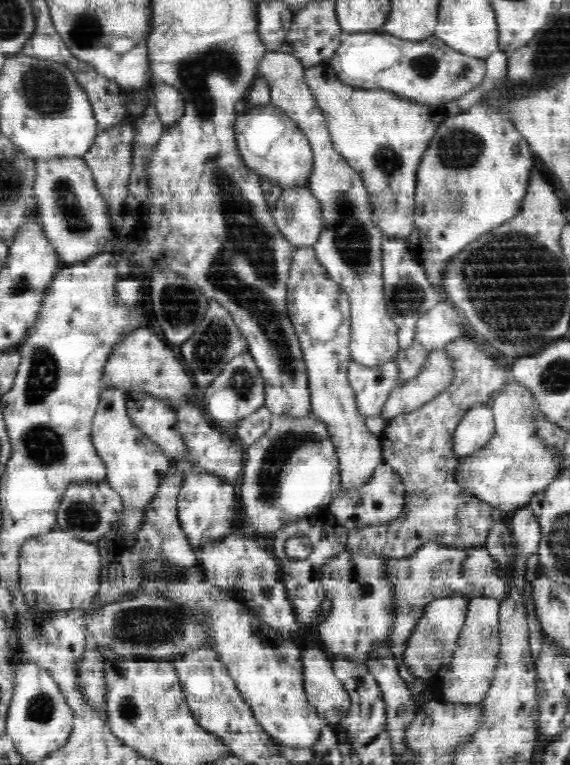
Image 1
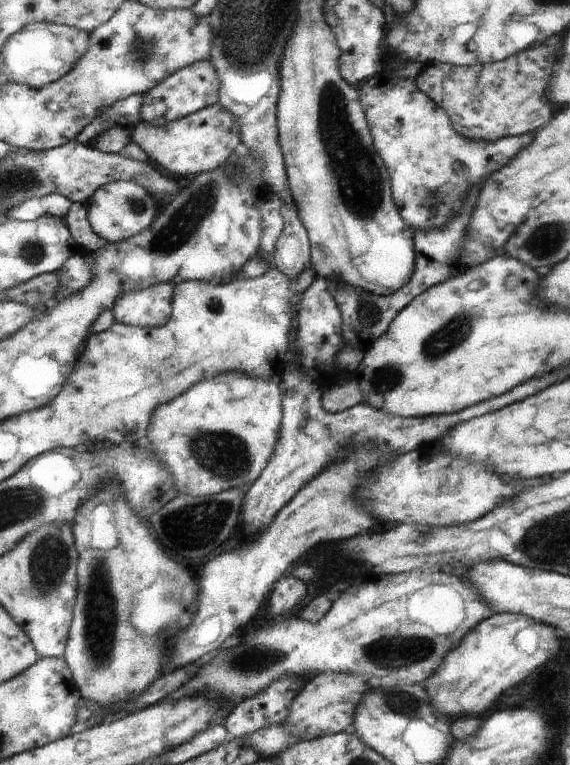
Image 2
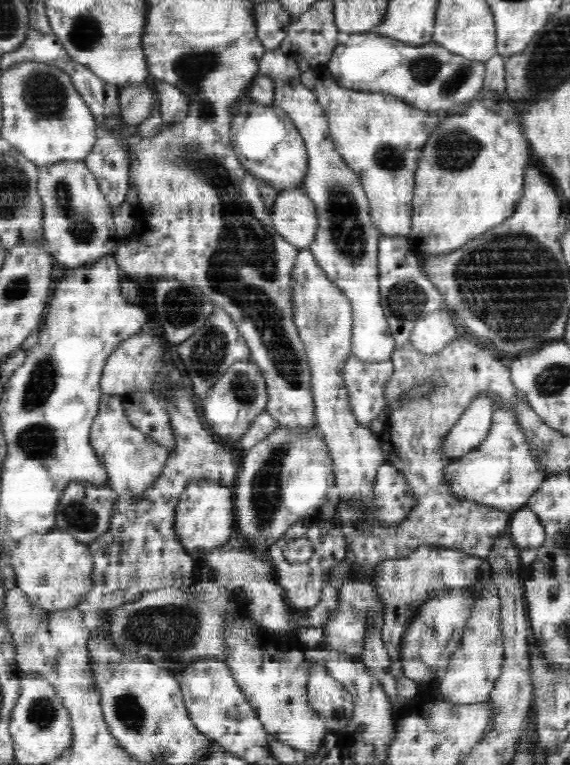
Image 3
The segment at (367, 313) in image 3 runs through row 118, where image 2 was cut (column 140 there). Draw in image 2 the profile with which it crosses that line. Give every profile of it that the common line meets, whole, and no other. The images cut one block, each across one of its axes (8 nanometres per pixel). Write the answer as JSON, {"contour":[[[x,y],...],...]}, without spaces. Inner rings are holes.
{"contour":[[[176,283],[159,285],[121,295],[114,314],[121,323],[139,327],[166,326],[175,312],[174,295]]]}

